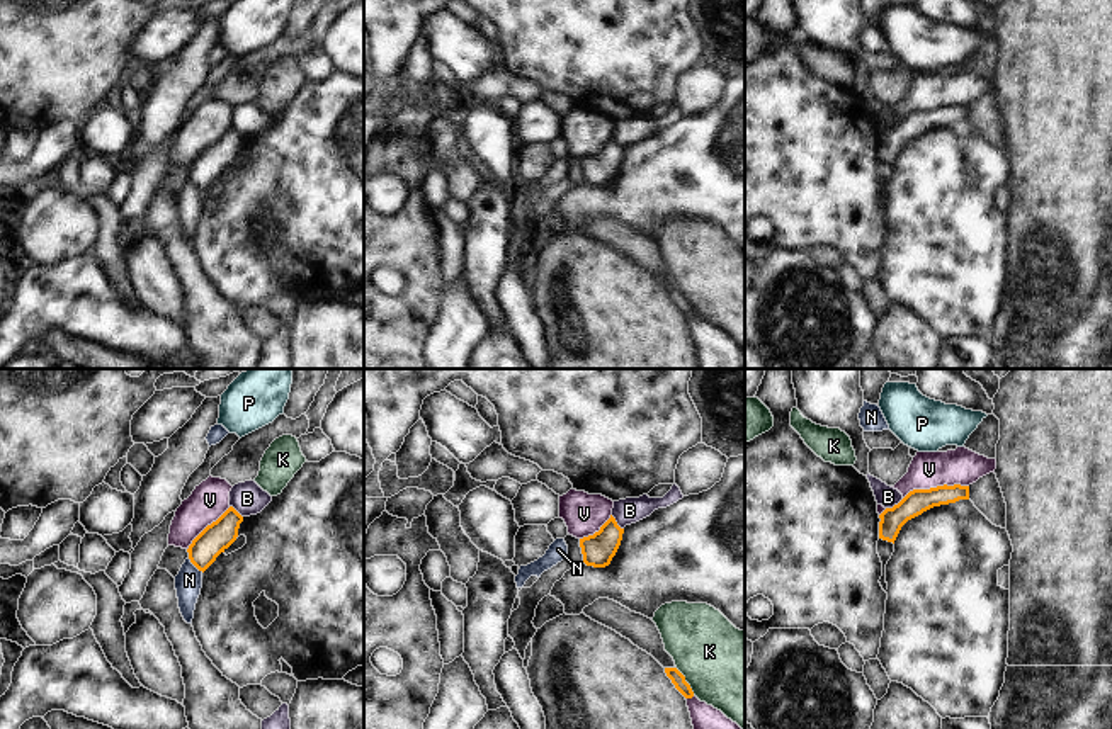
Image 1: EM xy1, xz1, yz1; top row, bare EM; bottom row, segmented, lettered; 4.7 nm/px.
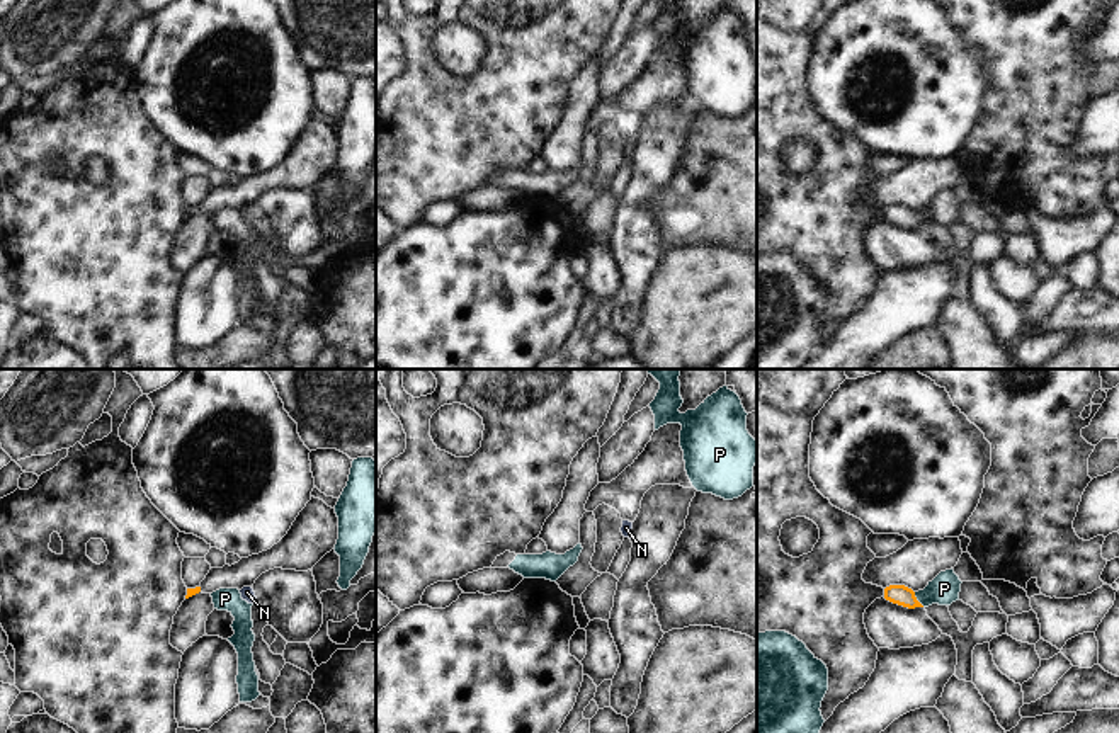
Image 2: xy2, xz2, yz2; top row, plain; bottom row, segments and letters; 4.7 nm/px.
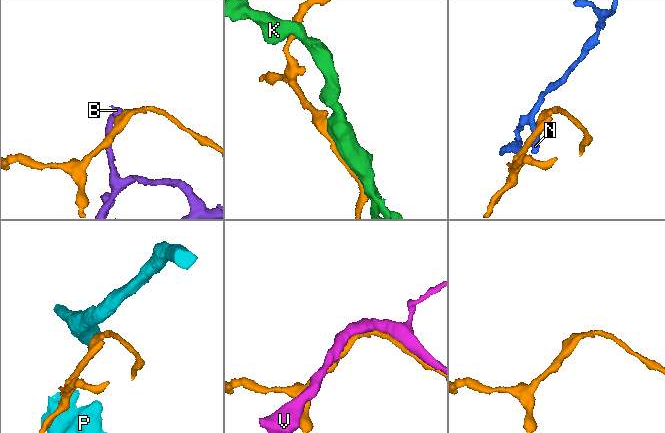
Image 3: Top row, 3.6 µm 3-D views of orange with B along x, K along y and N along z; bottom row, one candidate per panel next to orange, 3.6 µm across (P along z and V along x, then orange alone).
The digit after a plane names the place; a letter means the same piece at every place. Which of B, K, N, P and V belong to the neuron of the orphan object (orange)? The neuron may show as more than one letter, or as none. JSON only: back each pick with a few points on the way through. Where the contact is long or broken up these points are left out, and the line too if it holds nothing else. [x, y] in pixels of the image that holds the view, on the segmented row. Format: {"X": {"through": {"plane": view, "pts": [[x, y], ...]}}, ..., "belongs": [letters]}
{"belongs": []}

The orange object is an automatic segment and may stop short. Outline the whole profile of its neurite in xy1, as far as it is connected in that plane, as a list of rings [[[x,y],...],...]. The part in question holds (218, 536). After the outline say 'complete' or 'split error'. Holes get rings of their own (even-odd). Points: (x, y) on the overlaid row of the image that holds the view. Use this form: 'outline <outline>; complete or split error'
outline [[[230,506],[192,540],[187,549],[190,562],[204,573],[236,540],[241,522],[243,517]]]; complete

